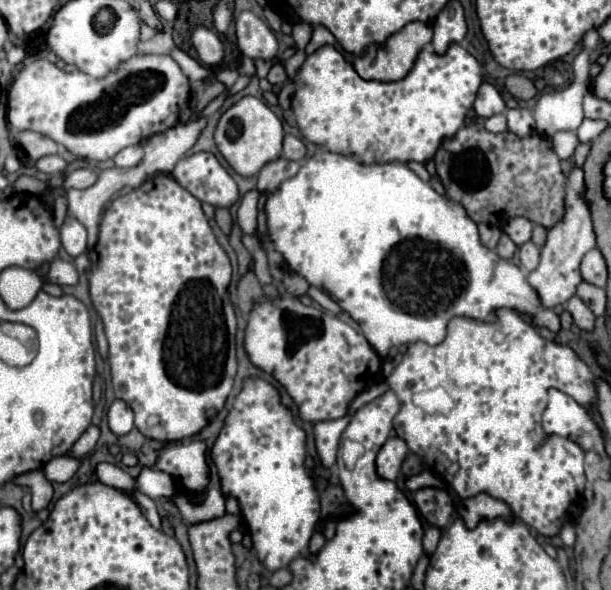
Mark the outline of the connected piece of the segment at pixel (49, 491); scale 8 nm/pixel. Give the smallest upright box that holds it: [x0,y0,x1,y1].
[15,470,53,512]

